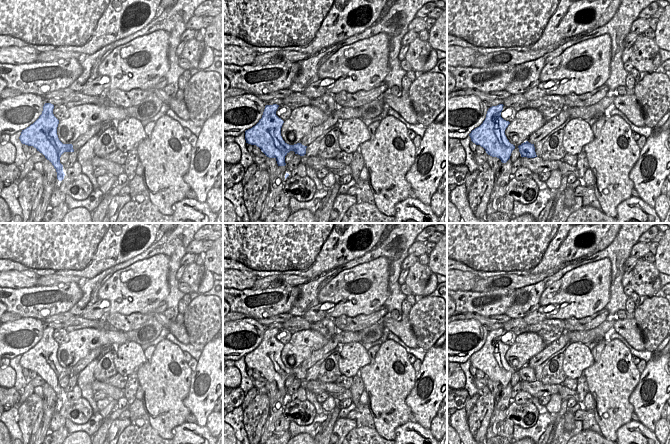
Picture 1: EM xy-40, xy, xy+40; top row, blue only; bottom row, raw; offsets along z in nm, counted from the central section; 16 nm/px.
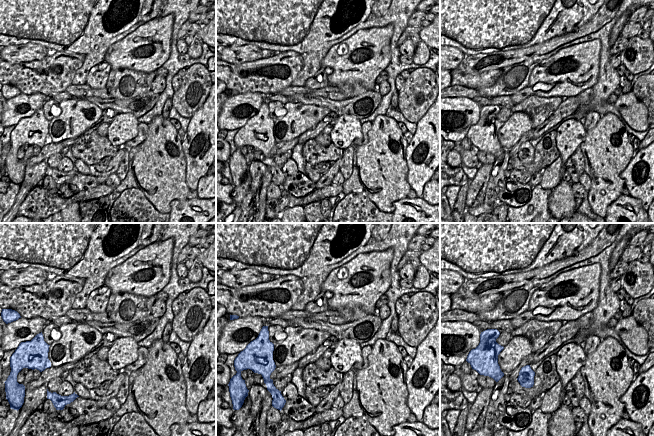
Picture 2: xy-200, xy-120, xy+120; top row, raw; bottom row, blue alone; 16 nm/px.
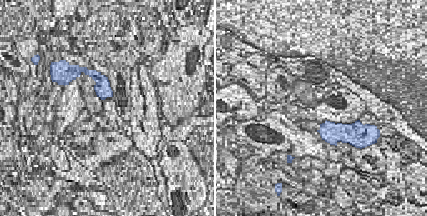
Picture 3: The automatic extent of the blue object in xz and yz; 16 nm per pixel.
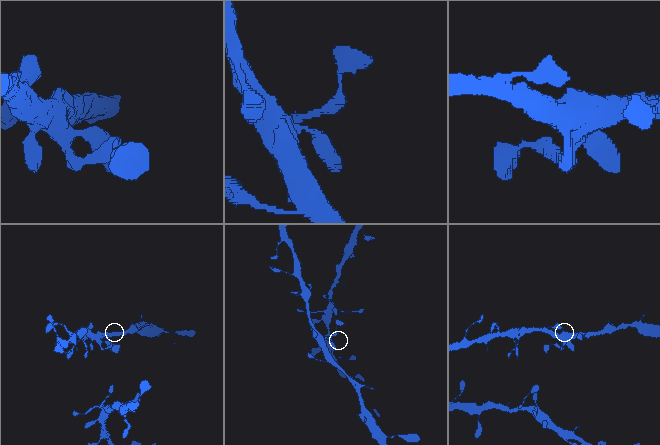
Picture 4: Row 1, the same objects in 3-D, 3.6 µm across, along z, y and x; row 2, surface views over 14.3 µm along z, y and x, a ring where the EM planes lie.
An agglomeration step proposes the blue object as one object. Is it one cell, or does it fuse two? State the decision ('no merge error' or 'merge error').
no merge error

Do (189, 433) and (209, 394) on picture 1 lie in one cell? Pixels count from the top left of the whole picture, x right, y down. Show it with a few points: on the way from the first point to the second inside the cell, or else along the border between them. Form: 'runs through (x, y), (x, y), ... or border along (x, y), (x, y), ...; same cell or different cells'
border along (196, 422), (201, 426), (205, 426); different cells

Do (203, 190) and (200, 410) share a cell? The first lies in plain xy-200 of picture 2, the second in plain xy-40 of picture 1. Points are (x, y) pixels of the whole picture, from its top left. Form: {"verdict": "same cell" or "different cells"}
{"verdict": "different cells"}

